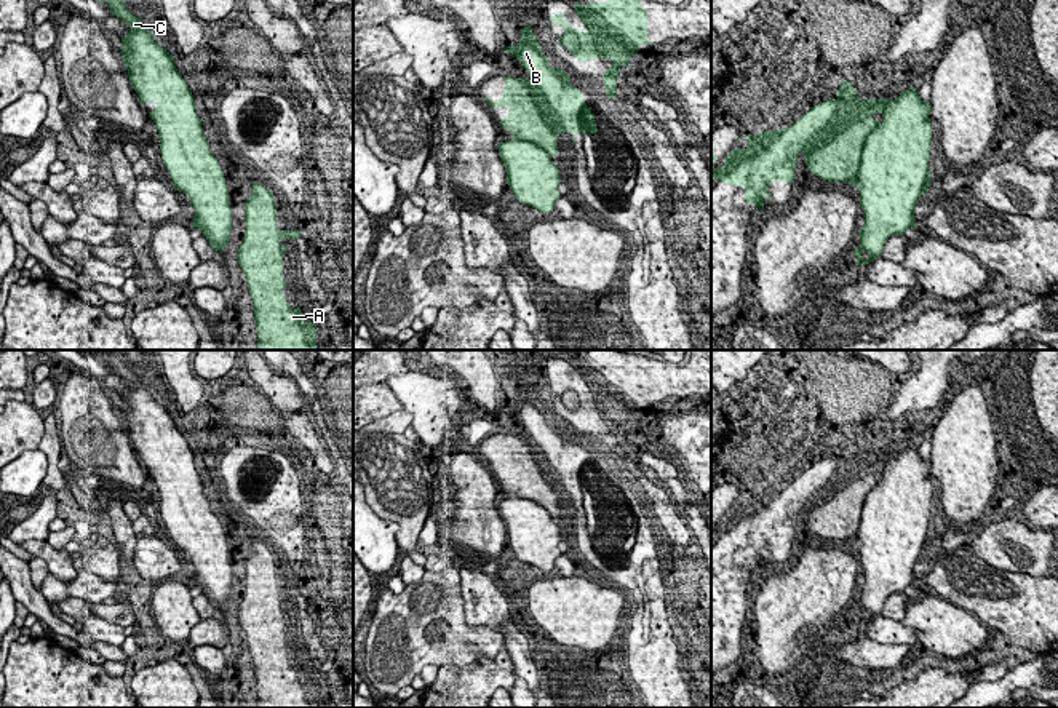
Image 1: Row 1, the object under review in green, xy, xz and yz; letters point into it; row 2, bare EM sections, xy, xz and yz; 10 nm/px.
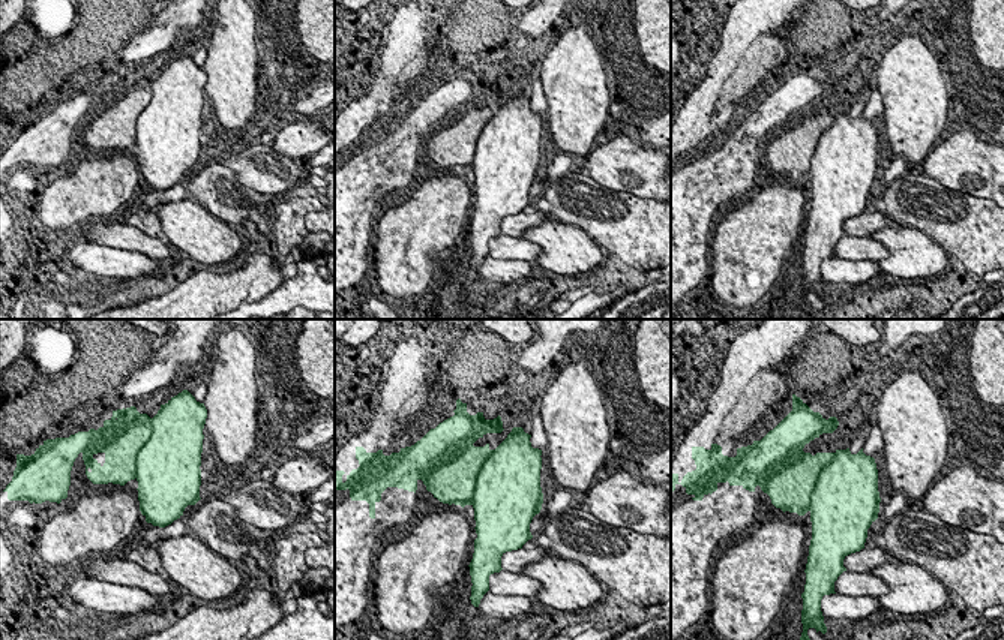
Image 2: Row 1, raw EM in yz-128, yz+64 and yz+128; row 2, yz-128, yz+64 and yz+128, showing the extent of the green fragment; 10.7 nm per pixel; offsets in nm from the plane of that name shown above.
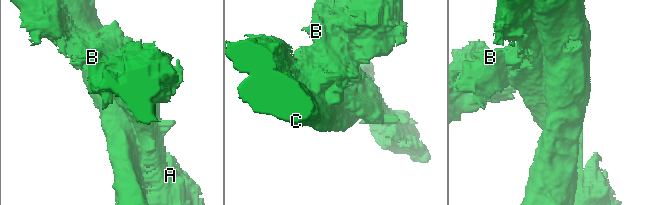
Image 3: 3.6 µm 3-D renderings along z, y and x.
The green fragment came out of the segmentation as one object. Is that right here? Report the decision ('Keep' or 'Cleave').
Cleave

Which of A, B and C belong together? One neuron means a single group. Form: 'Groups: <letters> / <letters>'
Groups: A B / C

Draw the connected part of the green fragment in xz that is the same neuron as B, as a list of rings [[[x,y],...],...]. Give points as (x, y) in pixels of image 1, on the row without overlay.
[[[531,384],[521,388],[518,404],[505,404],[503,411],[510,411],[516,416],[523,425],[531,432],[529,436],[511,436],[505,435],[503,455],[497,460],[492,460],[489,455],[483,454],[487,459],[487,465],[502,465],[508,467],[510,471],[505,476],[499,476],[503,487],[508,487],[515,497],[529,499],[542,505],[550,515],[558,515],[558,494],[564,491],[572,492],[572,500],[577,500],[575,492],[596,492],[598,486],[595,483],[595,471],[583,459],[582,451],[571,443],[571,433],[564,430],[563,425],[551,425],[548,414],[542,411],[540,401],[537,400],[535,390],[531,388]]]

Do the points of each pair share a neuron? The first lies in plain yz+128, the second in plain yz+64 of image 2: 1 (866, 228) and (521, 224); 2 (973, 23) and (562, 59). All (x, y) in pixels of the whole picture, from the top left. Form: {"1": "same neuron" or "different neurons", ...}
{"1": "same neuron", "2": "different neurons"}

